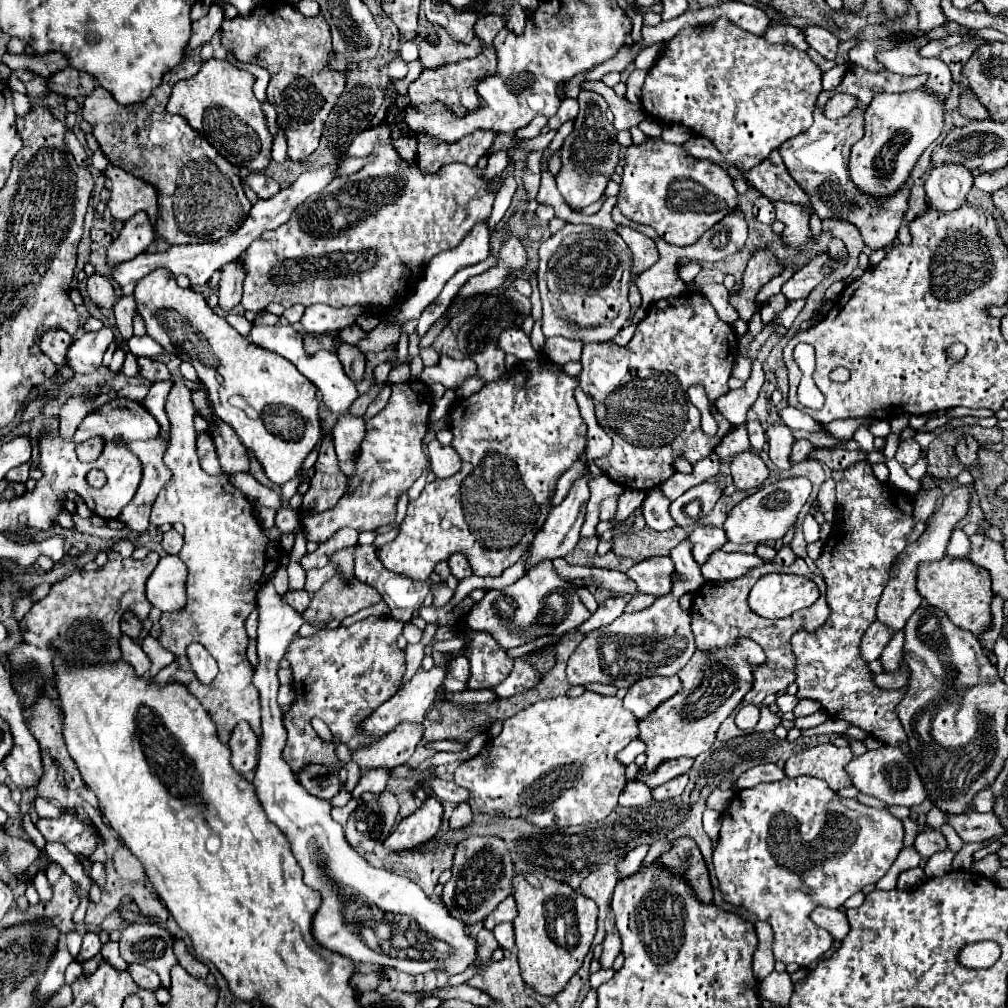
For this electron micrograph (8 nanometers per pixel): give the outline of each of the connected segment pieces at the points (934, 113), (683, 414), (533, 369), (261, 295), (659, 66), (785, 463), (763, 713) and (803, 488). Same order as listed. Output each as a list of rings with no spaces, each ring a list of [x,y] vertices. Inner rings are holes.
[[[918,88],[910,94],[878,94],[864,114],[864,136],[850,154],[850,180],[856,188],[876,200],[894,196],[910,176],[922,152],[940,136],[944,106],[940,98]]]
[[[686,292],[650,304],[646,316],[636,326],[632,340],[622,348],[614,348],[614,342],[584,344],[580,358],[582,374],[578,378],[580,388],[588,396],[592,396],[596,420],[614,440],[610,454],[594,460],[594,464],[602,468],[602,472],[606,472],[616,484],[628,490],[652,490],[674,476],[674,462],[678,458],[684,458],[690,464],[706,458],[718,446],[718,442],[722,442],[732,426],[714,410],[714,406],[710,406],[710,414],[718,422],[718,432],[716,436],[706,436],[700,428],[700,412],[694,408],[692,402],[688,402],[688,388],[692,384],[704,386],[710,402],[714,402],[718,396],[728,392],[726,382],[730,378],[736,356],[736,332],[730,324],[720,320],[714,306],[700,292]]]
[[[544,356],[540,360],[518,362],[510,378],[484,384],[476,394],[456,400],[448,416],[454,434],[452,448],[460,454],[462,468],[452,478],[436,478],[426,484],[420,496],[408,502],[408,512],[400,524],[398,536],[378,548],[378,560],[390,572],[404,574],[414,581],[426,581],[436,564],[447,561],[454,552],[462,552],[468,558],[476,576],[496,578],[518,562],[550,512],[550,498],[554,496],[558,478],[582,458],[586,446],[586,424],[574,400],[576,386],[576,378],[558,370],[550,358]]]
[[[383,143],[375,145],[372,156],[374,160],[356,174],[348,178],[338,176],[322,192],[306,198],[286,224],[262,234],[250,244],[246,254],[240,254],[246,266],[242,298],[242,306],[246,310],[256,312],[270,302],[278,302],[284,308],[294,304],[310,306],[318,302],[332,308],[352,304],[378,304],[386,310],[392,308],[398,300],[404,300],[410,288],[422,278],[428,260],[444,250],[456,248],[476,222],[490,216],[494,192],[486,188],[484,178],[496,176],[508,166],[508,154],[502,150],[490,154],[484,170],[476,166],[448,164],[438,174],[422,176],[414,164],[398,162],[394,150]],[[352,210],[360,210],[366,218],[350,222]]]
[[[722,18],[702,26],[702,32],[696,32],[698,28],[686,28],[664,44],[662,56],[646,74],[640,102],[658,122],[686,126],[692,134],[708,138],[730,164],[750,170],[782,142],[812,126],[812,110],[822,92],[822,72],[806,52],[788,44],[768,44],[762,36],[738,30]]]
[[[780,424],[768,426],[766,436],[768,436],[768,446],[770,446],[770,460],[774,462],[774,466],[790,468],[788,454],[790,454],[792,444],[794,444],[792,430],[786,428],[786,426],[780,426]]]
[[[766,706],[760,710],[760,722],[756,724],[756,728],[754,730],[774,730],[776,726],[780,724],[780,718],[776,716],[776,714],[772,714]]]
[[[796,476],[796,478],[782,478],[778,482],[772,482],[758,492],[746,496],[742,502],[738,502],[732,512],[728,514],[724,522],[724,530],[730,542],[734,544],[748,544],[748,542],[766,542],[766,540],[778,540],[786,534],[786,530],[796,522],[798,512],[806,504],[810,496],[810,480]]]

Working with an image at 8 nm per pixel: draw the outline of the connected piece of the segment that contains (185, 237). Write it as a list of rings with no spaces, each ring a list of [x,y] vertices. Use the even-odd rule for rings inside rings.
[[[198,54],[186,56],[164,76],[162,86],[154,90],[142,106],[120,106],[112,100],[110,92],[102,88],[94,88],[82,102],[82,118],[90,122],[92,134],[110,164],[120,166],[158,190],[160,220],[156,232],[170,244],[214,242],[238,230],[252,206],[244,196],[240,170],[226,162],[182,116],[166,110],[172,84],[194,76],[200,66],[202,58]]]

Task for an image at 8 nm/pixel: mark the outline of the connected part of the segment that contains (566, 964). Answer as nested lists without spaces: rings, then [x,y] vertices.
[[[540,872],[516,874],[512,878],[512,896],[514,896],[516,906],[518,906],[518,916],[514,918],[514,932],[516,932],[516,948],[518,948],[522,978],[536,992],[546,994],[546,996],[554,996],[576,974],[576,970],[582,966],[584,956],[588,954],[594,932],[596,932],[598,908],[596,908],[594,900],[578,896],[570,886],[566,886],[562,882],[554,882]]]

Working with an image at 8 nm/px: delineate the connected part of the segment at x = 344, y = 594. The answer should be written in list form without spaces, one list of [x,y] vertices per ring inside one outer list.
[[[330,578],[310,600],[310,606],[302,614],[306,622],[326,624],[332,620],[344,620],[362,608],[378,604],[382,598],[372,586],[354,580],[354,586],[342,586],[338,578]]]

